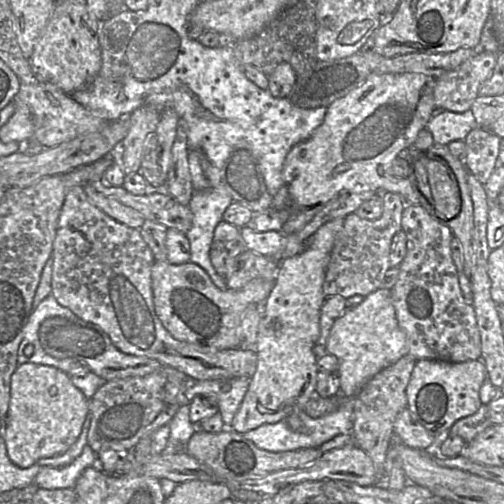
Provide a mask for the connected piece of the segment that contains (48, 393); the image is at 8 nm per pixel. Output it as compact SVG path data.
M35 363L19 364L13 372L9 409L3 428L3 441L9 459L16 466L28 468L40 459L62 455L77 441L89 415L90 400L72 384L70 378L69 374L58 368Z

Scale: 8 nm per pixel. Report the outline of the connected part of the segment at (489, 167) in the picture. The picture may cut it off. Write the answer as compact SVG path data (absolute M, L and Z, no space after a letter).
M475 128L465 137L463 164L483 186L495 168L500 142L501 138L483 128Z

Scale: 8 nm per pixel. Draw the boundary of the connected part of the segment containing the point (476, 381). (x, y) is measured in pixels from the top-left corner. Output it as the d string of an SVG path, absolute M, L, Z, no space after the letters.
M480 359L463 363L418 360L406 388L407 408L425 429L442 439L456 422L475 414L482 406L480 389L485 373L486 366Z

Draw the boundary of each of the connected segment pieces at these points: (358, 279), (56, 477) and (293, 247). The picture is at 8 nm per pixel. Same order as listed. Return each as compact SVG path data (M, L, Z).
M383 192L383 212L379 219L369 221L355 213L344 218L344 226L337 234L326 268L323 291L326 297L340 295L348 299L354 295L368 296L381 288L386 272L391 268L390 252L394 236L402 230L401 220L406 201L398 194Z
M86 445L83 452L72 463L64 467L40 467L34 484L40 489L47 490L74 489L77 479L88 467L102 471L97 453Z
M249 225L240 228L240 234L247 250L276 260L297 255L307 245L304 242L287 242L285 234L258 232Z

